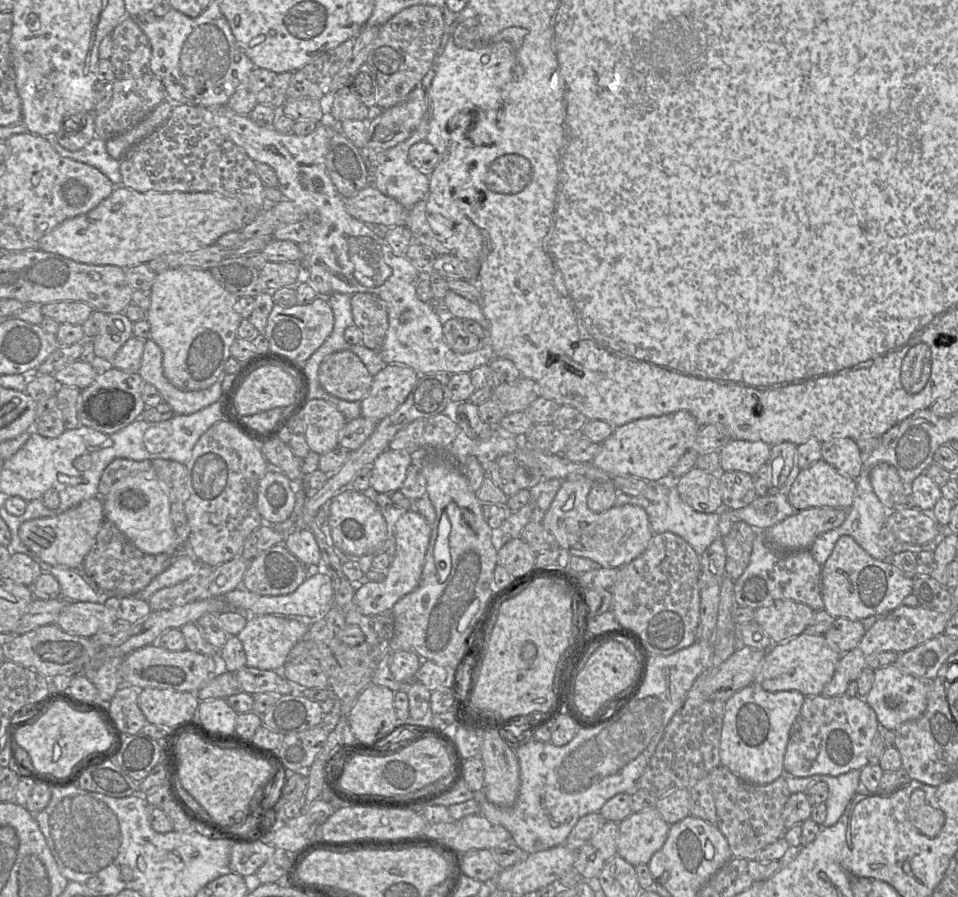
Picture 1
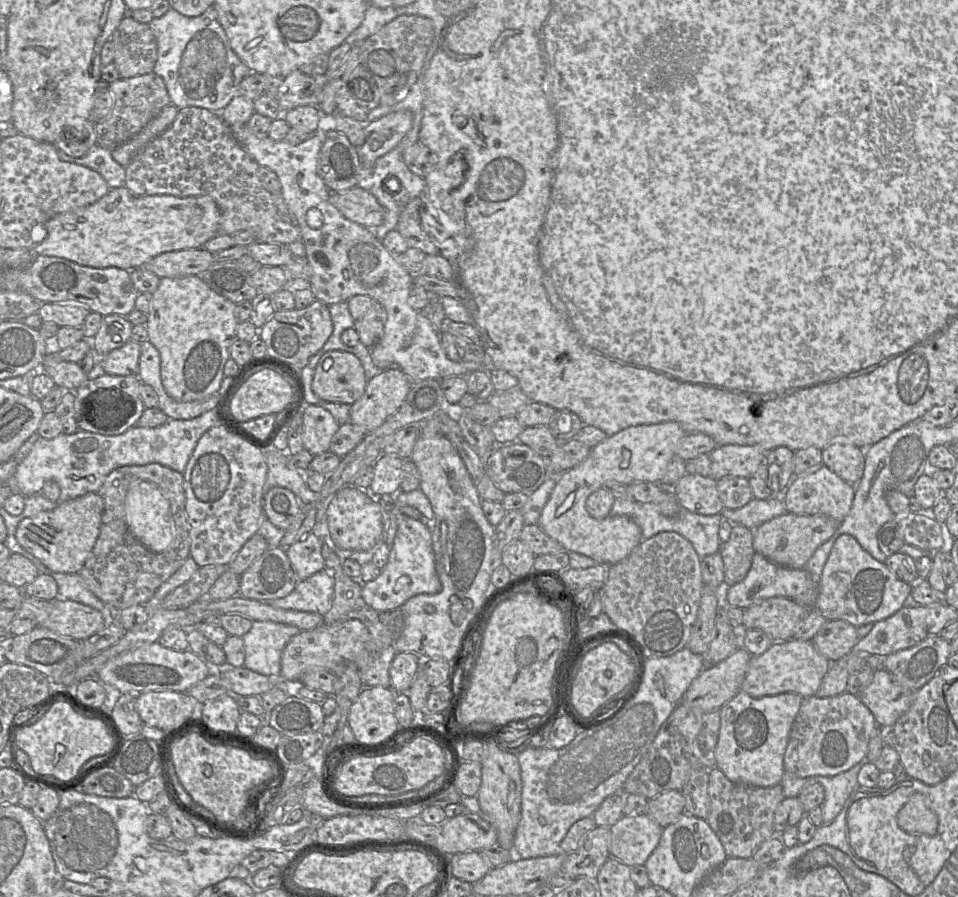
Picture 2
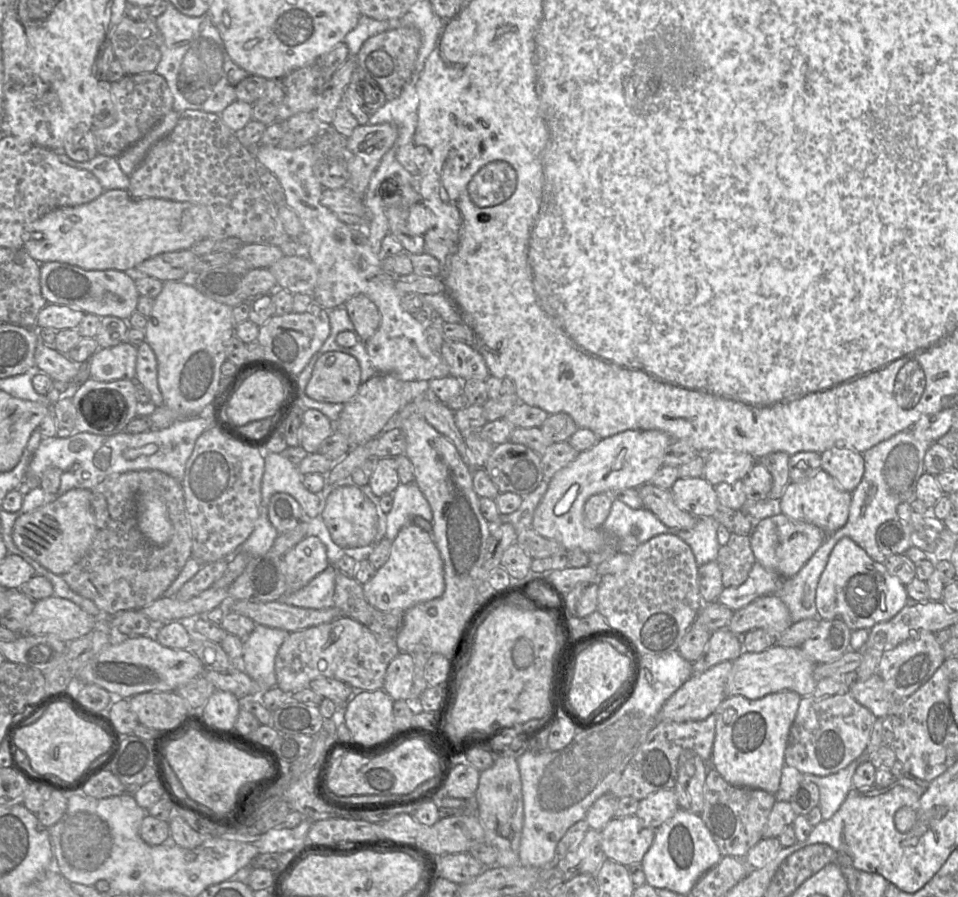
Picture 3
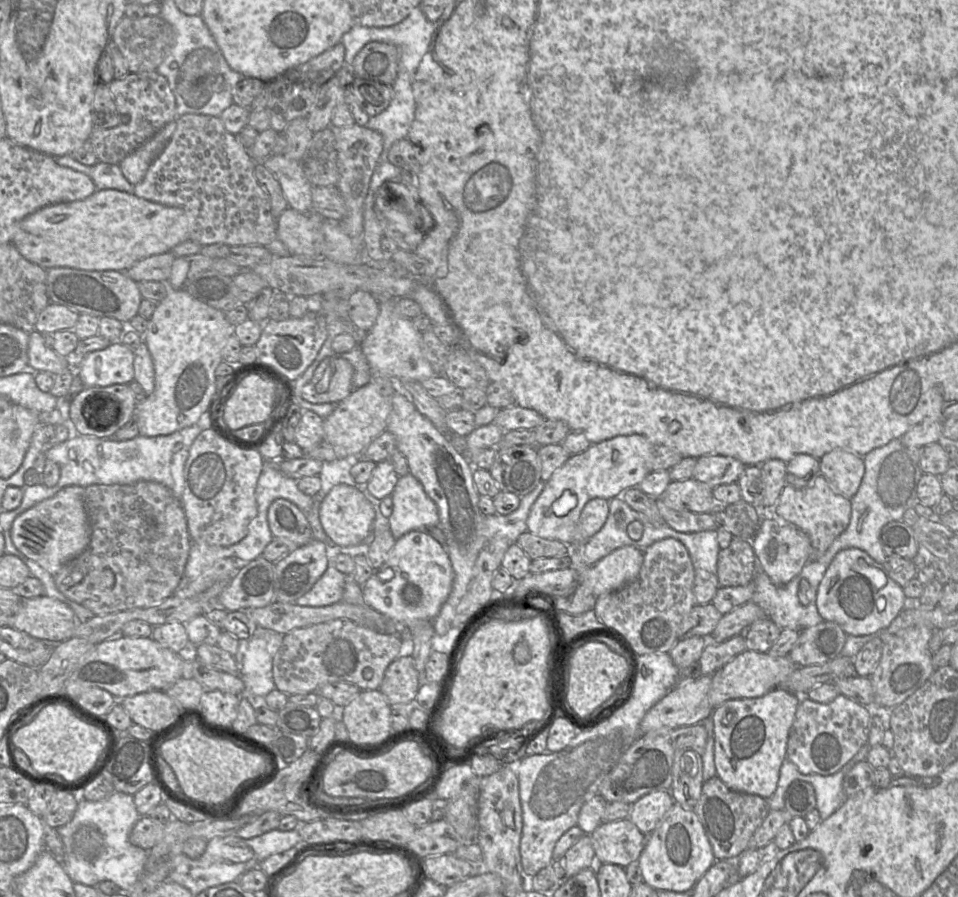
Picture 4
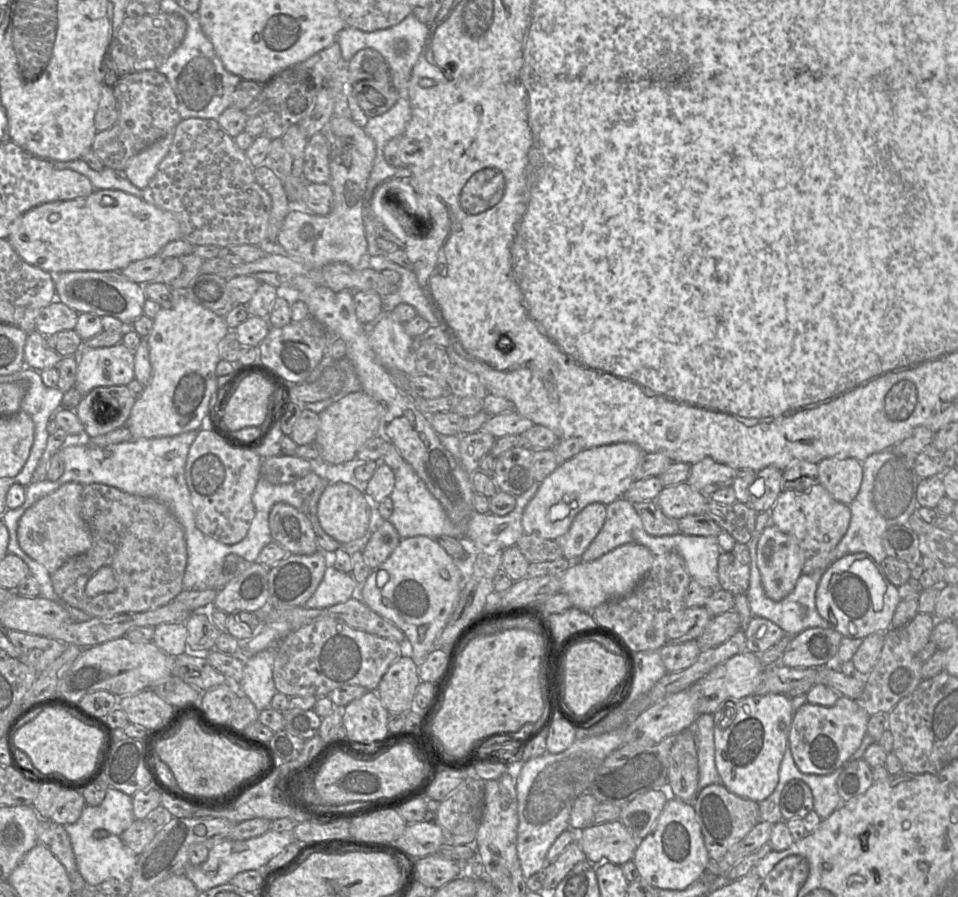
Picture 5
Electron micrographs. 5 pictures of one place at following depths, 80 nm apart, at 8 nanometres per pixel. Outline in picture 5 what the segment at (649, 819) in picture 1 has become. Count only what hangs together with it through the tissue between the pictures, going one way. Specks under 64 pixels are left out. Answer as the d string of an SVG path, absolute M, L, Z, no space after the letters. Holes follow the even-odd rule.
M620 820L590 825L577 833L575 841L593 865L610 862L622 866L633 859L638 846Z

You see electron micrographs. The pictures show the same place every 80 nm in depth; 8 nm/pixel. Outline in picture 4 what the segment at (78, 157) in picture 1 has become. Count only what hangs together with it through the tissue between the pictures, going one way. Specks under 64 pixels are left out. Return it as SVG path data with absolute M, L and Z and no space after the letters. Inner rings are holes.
M71 155L52 156L55 162L61 166L69 167L88 175L97 190L116 189L127 193L134 192L134 186L123 175L118 164L98 162L95 165L84 165L71 157Z

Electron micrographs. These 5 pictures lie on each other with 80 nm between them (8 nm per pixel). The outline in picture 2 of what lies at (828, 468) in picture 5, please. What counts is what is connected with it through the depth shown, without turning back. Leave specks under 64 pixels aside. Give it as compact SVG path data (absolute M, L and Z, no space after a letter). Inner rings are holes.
M835 441L821 451L822 464L841 479L852 485L861 480L865 466L865 450L846 441Z

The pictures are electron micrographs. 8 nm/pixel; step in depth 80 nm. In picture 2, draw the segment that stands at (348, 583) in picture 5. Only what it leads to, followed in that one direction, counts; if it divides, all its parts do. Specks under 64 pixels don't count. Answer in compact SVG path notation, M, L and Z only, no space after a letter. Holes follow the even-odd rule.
M327 570L299 580L294 590L283 598L262 601L271 606L325 615L331 607L334 595L334 578Z

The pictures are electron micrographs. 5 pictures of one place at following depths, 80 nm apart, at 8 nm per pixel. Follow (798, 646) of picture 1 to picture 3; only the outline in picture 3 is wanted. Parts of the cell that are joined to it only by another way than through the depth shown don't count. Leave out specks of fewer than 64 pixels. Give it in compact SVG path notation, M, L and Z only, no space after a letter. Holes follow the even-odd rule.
M777 643L760 653L743 651L733 661L725 686L726 697L743 696L749 700L761 699L781 691L794 691L801 697L811 696L817 686L813 672L814 663L801 647L783 647Z

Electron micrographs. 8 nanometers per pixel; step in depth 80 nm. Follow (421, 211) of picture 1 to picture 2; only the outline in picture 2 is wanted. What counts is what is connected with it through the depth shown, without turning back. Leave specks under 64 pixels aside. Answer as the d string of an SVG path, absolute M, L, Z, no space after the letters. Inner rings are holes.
M422 197L408 202L399 215L396 229L403 236L408 247L417 248L426 255L437 255L439 249L422 227L422 209Z

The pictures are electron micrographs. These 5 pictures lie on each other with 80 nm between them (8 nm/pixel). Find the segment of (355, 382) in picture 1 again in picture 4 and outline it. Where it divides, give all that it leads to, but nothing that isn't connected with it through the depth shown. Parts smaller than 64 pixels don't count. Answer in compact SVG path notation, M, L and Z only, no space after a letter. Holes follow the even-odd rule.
M339 356L326 357L316 368L312 379L302 388L301 396L314 404L339 403L354 390L352 385L353 375L354 368L348 360Z

